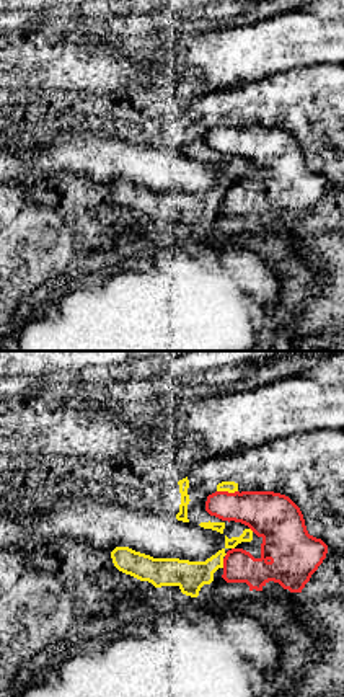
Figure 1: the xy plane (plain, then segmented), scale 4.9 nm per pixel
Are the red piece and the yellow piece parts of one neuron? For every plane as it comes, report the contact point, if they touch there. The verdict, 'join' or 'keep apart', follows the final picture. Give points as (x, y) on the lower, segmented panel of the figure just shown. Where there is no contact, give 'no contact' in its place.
contact (227, 492)

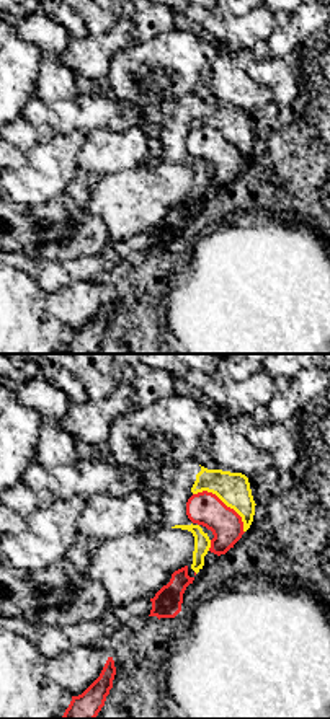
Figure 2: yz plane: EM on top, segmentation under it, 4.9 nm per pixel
contact (222, 502)

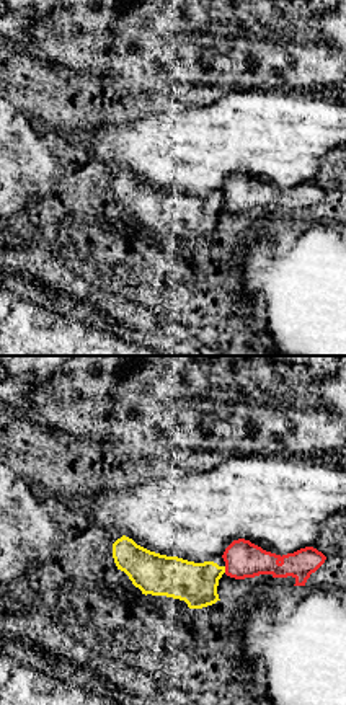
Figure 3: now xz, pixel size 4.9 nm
contact (226, 570)

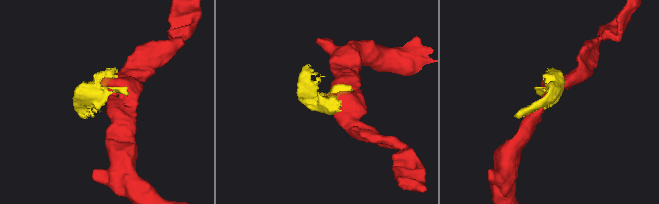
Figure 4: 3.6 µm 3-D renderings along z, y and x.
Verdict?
keep apart

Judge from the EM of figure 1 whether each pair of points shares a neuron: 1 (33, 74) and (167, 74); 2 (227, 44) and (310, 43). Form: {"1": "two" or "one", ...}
{"1": "one", "2": "one"}

